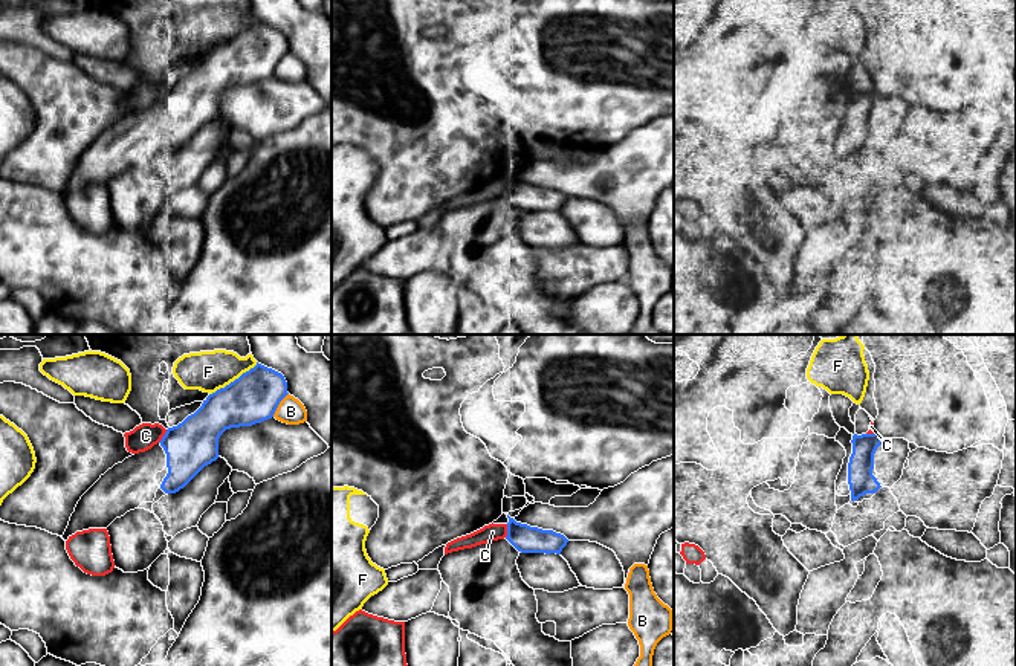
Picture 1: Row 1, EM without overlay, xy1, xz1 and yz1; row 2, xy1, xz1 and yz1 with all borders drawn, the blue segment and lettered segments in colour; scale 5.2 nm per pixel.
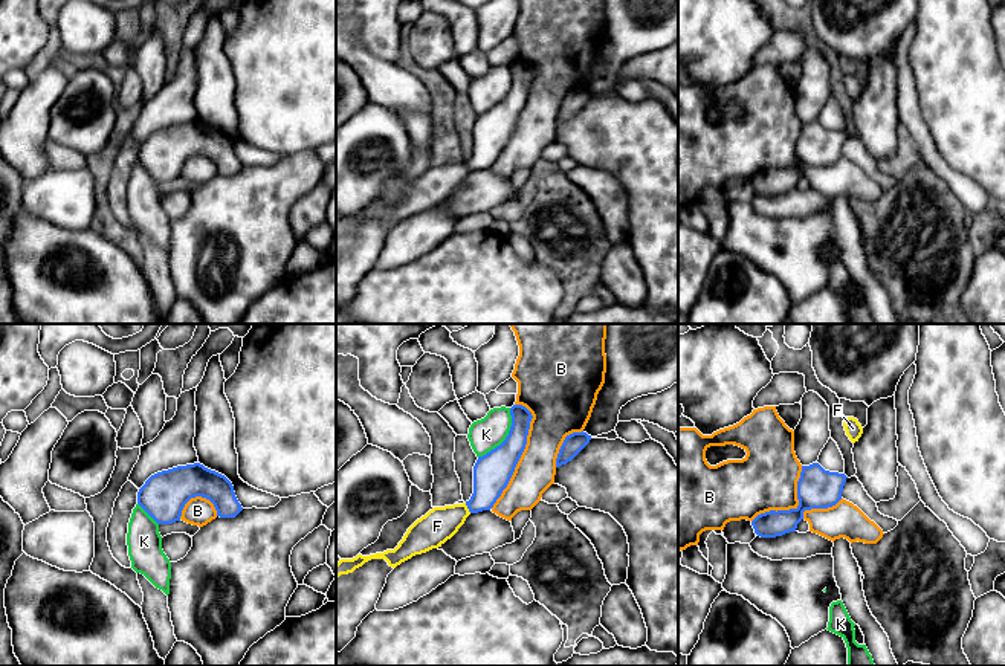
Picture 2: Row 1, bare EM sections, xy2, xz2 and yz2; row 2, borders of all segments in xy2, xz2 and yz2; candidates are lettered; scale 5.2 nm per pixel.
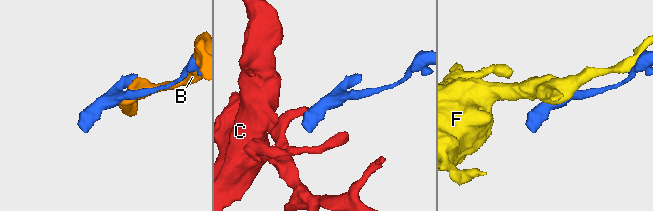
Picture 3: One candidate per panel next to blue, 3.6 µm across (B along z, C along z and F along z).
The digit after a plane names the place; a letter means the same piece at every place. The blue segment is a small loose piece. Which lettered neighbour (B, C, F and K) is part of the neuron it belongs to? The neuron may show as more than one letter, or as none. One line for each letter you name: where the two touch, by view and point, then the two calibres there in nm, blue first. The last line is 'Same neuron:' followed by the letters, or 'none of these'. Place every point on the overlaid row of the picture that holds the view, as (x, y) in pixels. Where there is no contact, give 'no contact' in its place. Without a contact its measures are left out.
Same neuron: none of these

